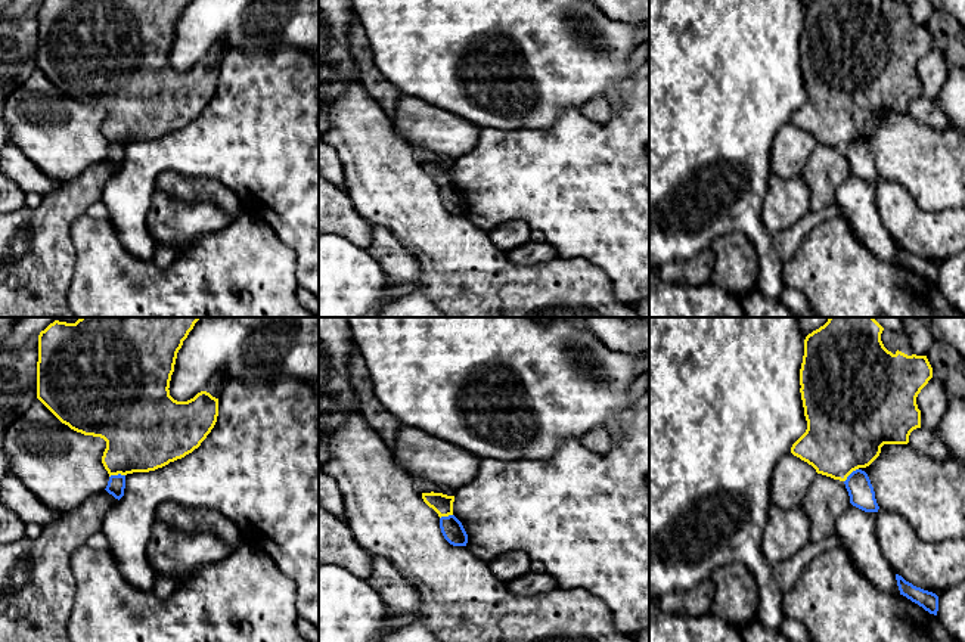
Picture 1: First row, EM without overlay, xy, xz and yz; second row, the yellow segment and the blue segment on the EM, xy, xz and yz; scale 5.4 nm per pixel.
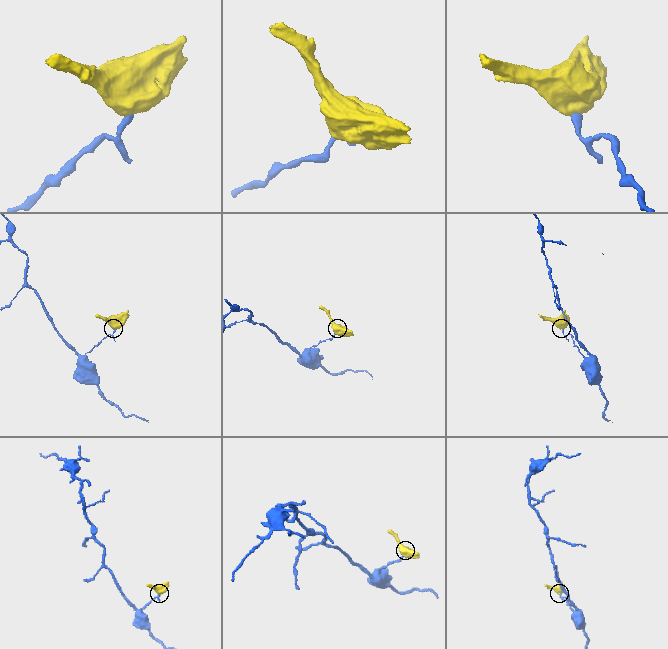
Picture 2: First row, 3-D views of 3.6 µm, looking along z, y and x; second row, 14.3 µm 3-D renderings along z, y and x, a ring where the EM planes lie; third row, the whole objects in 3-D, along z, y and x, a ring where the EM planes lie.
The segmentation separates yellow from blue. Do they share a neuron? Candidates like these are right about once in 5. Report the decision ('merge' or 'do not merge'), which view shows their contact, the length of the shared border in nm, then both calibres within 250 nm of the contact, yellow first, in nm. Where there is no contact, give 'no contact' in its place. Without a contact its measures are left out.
do not merge; contact in xy; length 90 nm; calibres 400 and 100 nm

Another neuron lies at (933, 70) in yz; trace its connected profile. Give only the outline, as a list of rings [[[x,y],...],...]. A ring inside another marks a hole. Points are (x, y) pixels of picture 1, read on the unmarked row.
[[[933,46],[916,66],[916,74],[921,80],[921,96],[937,99],[947,81],[950,69],[944,55]]]

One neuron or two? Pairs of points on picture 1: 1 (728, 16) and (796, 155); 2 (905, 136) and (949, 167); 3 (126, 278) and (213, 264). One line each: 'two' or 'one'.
1: two
2: one
3: one

